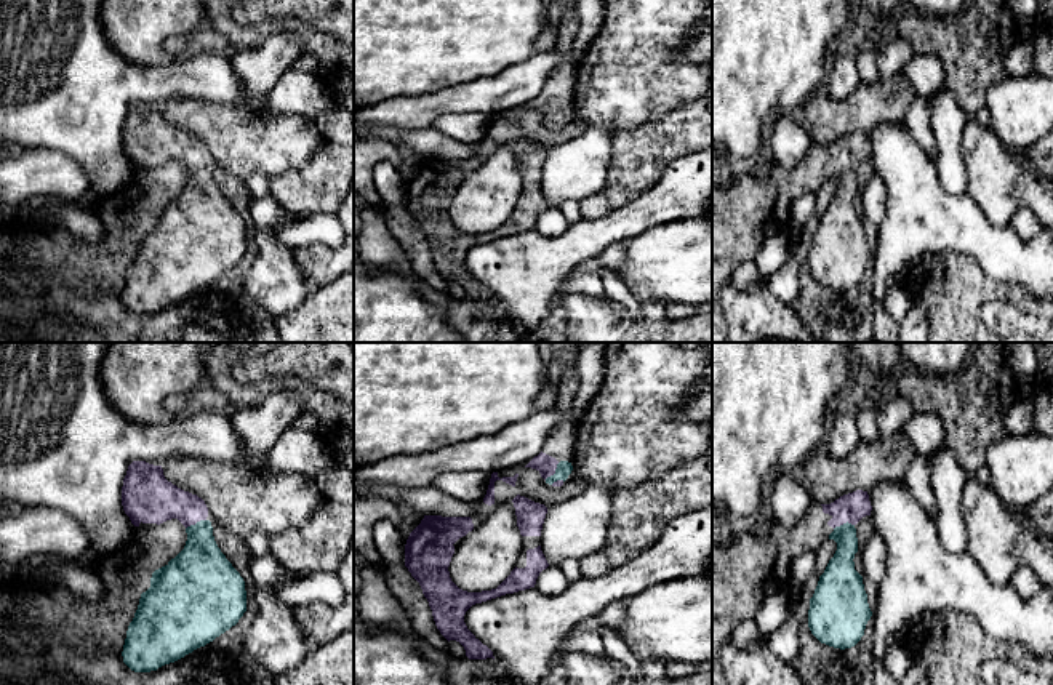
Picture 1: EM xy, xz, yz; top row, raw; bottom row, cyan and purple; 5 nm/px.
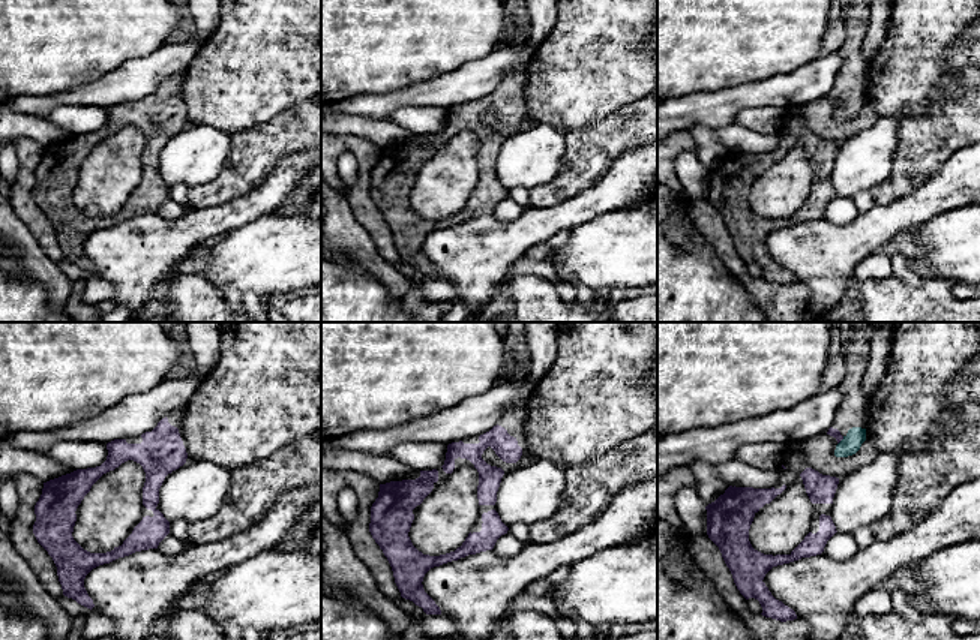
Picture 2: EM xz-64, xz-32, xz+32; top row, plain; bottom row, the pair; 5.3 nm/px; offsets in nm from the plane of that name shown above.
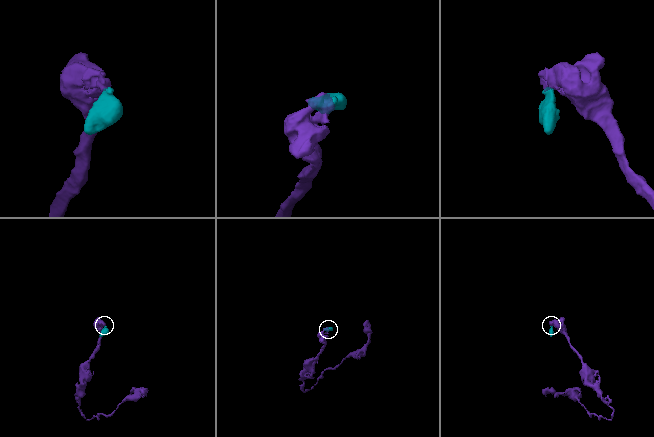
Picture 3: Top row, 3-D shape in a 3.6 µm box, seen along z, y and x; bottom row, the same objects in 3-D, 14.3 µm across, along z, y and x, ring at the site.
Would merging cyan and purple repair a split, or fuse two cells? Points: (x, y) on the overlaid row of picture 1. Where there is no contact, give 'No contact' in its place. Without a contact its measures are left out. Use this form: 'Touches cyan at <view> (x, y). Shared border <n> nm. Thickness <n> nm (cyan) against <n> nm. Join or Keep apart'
Touches cyan at xy (196, 524). Shared border 120 nm. Thickness 300 nm (cyan) against 240 nm. Join

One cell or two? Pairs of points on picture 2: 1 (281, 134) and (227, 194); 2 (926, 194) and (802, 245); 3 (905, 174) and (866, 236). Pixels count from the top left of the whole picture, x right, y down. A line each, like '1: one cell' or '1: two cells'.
1: one cell
2: one cell
3: two cells

